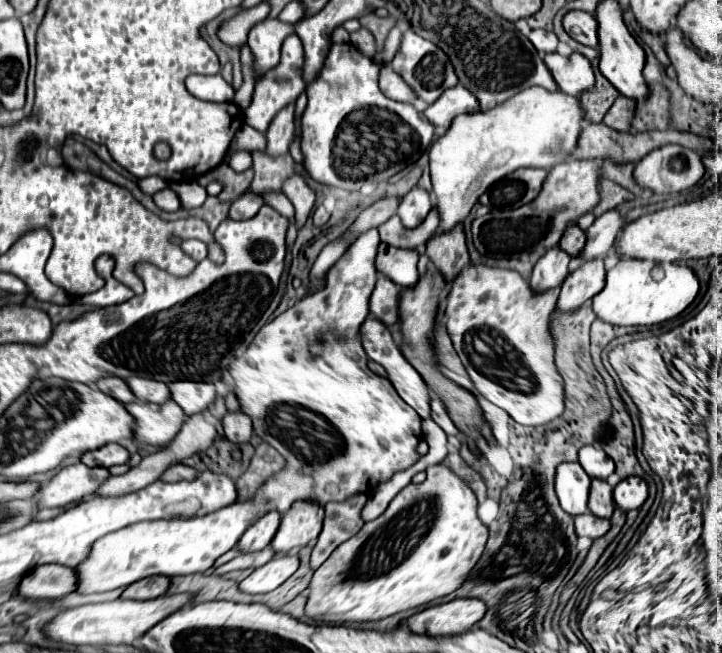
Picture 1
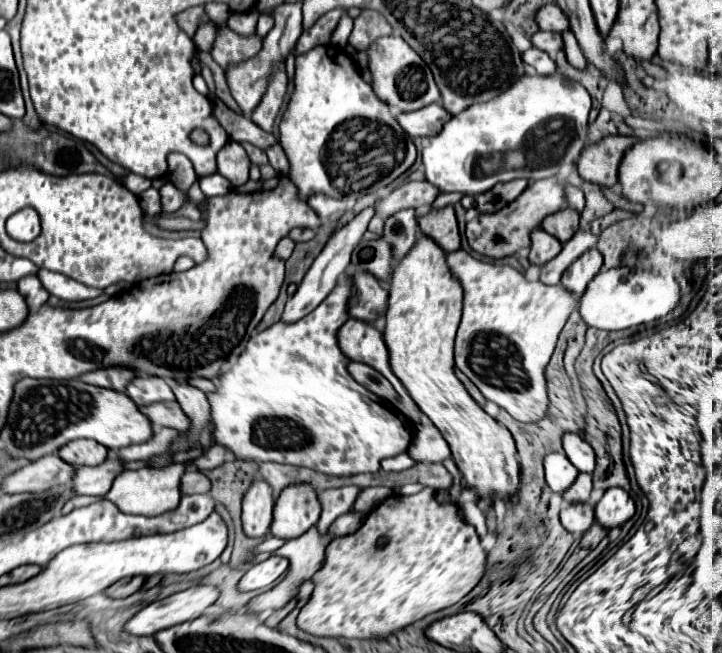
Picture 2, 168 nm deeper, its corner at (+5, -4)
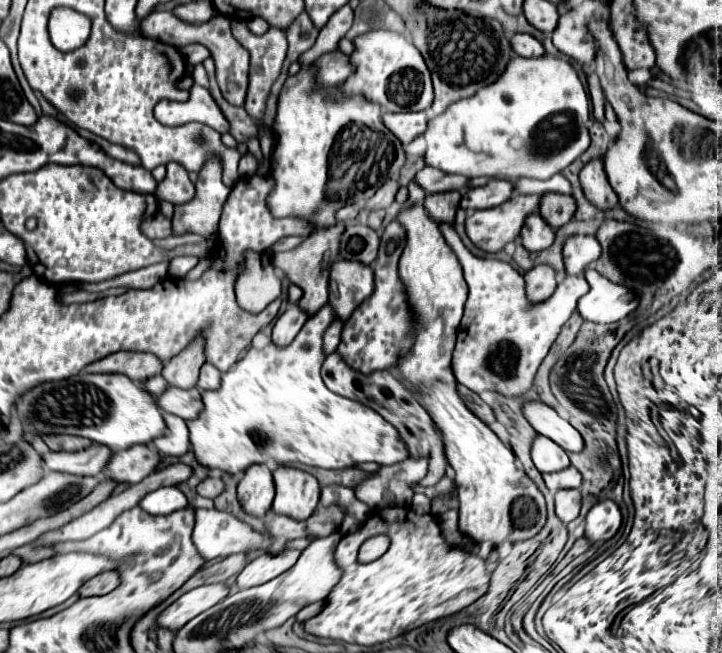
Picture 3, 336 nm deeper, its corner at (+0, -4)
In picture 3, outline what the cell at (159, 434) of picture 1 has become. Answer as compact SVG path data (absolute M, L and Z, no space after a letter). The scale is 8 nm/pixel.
M167 387L159 397L157 397L157 405L167 411L173 413L185 421L197 417L197 413L201 413L203 403L201 403L201 391L195 389L179 389L179 387Z

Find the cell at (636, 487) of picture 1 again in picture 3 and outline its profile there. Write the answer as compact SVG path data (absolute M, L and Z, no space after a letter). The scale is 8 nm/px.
M601 501L593 505L585 517L583 537L589 543L611 539L621 527L621 511L613 501Z

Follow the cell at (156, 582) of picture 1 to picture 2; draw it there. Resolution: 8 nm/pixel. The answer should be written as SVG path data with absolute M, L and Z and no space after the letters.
M130 577L130 579L118 581L116 585L112 585L112 589L106 589L106 595L112 599L124 599L138 593L144 587L144 583L146 583L146 577Z

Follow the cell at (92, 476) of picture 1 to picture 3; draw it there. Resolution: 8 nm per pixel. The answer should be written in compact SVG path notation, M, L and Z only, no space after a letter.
M133 445L121 453L113 453L105 467L105 477L113 477L119 483L139 483L161 463L161 453L153 445Z

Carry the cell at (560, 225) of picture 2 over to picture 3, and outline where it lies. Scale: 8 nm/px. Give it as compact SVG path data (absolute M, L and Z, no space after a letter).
M553 191L545 193L545 195L541 195L539 213L553 229L557 229L573 217L575 199L571 195L563 195L563 193L553 193Z

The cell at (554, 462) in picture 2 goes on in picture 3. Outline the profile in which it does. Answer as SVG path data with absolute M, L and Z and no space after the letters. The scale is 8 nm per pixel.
M537 435L531 443L531 461L541 473L549 473L549 471L553 473L569 467L567 453L557 443L553 443L543 435Z

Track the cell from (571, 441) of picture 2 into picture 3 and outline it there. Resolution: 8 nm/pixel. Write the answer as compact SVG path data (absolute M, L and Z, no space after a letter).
M525 401L523 403L523 417L529 421L529 425L549 437L551 441L555 441L559 447L563 447L569 453L577 453L583 447L583 439L577 433L577 429L573 429L569 425L569 421L561 419L549 405L545 405L543 401Z

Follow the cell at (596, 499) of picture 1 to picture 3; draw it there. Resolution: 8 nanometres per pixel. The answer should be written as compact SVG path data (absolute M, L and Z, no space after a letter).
M573 467L555 471L555 473L541 473L541 477L551 493L555 493L557 489L573 489L581 485L581 473L577 473L577 469Z

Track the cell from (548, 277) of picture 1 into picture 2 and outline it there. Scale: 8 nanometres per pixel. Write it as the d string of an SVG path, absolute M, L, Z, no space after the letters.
M542 229L532 233L532 247L530 247L530 263L536 267L544 267L552 257L562 251L562 243L556 237L550 237Z

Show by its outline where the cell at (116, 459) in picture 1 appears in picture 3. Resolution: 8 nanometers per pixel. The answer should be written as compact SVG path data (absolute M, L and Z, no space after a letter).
M41 435L41 439L51 451L79 451L91 445L91 441L73 435Z

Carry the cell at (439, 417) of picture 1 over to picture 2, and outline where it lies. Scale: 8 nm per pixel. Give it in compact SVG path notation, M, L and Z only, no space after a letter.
M426 425L424 429L416 429L414 433L414 445L410 445L408 453L418 461L432 461L432 463L440 463L446 457L450 457L450 447L444 441L442 433L438 431L436 425Z

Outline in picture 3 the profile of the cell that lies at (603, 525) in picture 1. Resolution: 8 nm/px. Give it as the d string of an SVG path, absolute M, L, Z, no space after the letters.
M559 489L555 493L555 513L563 523L573 521L581 509L579 489Z

